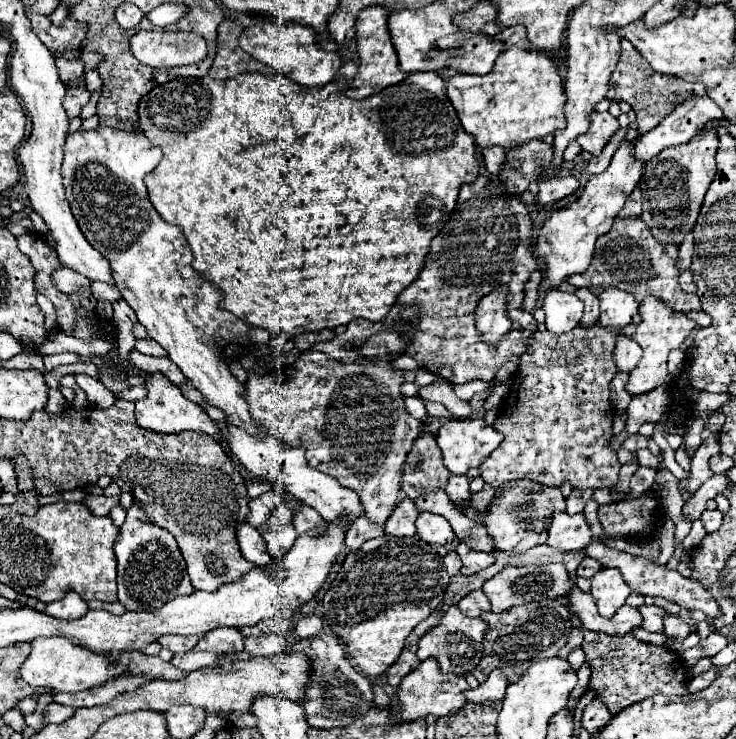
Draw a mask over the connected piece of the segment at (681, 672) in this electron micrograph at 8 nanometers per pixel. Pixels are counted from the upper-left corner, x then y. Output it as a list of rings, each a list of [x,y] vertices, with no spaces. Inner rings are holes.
[[[586,630],[582,649],[585,653],[585,661],[592,664],[590,688],[596,690],[596,694],[604,700],[604,704],[608,706],[612,714],[618,714],[622,708],[634,702],[640,702],[644,698],[650,698],[658,692],[660,694],[686,694],[686,684],[688,684],[686,668],[680,662],[680,658],[668,648],[646,644],[642,640],[636,640],[632,634],[610,636],[610,634]],[[608,642],[612,642],[611,646],[608,646]],[[630,688],[636,690],[636,696],[632,700],[626,700],[626,690]]]

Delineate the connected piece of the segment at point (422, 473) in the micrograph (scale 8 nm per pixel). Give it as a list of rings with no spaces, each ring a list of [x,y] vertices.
[[[424,432],[414,440],[412,450],[406,456],[402,472],[402,490],[408,498],[416,500],[420,490],[444,488],[450,472],[442,464],[442,452],[436,444],[436,434]]]

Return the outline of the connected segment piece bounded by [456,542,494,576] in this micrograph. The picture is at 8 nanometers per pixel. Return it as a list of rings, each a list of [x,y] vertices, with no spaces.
[[[458,542],[456,552],[458,552],[458,556],[460,556],[462,562],[464,562],[464,566],[462,566],[460,572],[466,574],[466,576],[480,572],[480,570],[488,568],[488,566],[494,562],[494,556],[492,556],[492,554],[486,554],[486,552],[474,552],[474,550],[470,550],[464,542]]]

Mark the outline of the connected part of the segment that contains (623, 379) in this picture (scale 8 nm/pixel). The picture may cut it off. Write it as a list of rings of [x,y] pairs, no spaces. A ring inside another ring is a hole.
[[[618,372],[610,384],[610,402],[618,412],[626,412],[632,396],[626,392],[626,382],[628,382],[628,374],[626,372]]]

